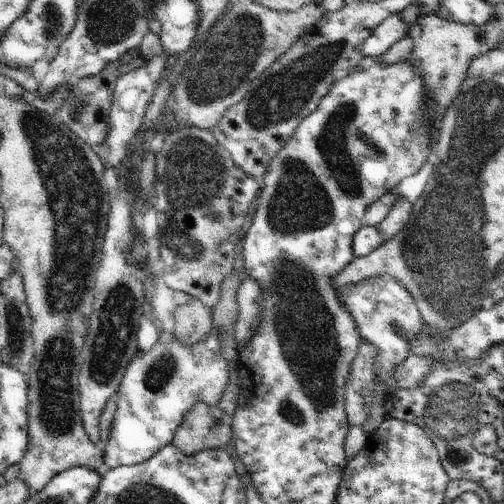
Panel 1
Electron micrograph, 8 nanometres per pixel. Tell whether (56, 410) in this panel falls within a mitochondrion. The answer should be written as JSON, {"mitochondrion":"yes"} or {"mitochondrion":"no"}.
{"mitochondrion":"yes"}

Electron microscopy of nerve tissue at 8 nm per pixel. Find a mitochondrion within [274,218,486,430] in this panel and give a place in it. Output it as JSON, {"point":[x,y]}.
{"point":[393,326]}

